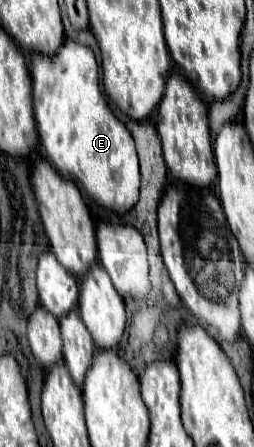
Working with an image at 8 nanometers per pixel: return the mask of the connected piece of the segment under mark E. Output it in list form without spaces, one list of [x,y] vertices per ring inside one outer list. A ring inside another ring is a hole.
[[[65,40],[59,50],[59,56],[33,56],[31,62],[31,78],[33,78],[33,106],[37,118],[37,130],[41,146],[45,148],[47,160],[59,174],[73,176],[85,188],[87,196],[93,198],[99,206],[109,208],[117,214],[127,212],[135,206],[139,198],[139,164],[137,164],[137,150],[129,130],[115,118],[111,108],[107,106],[105,96],[99,88],[99,68],[91,48],[75,42]]]

